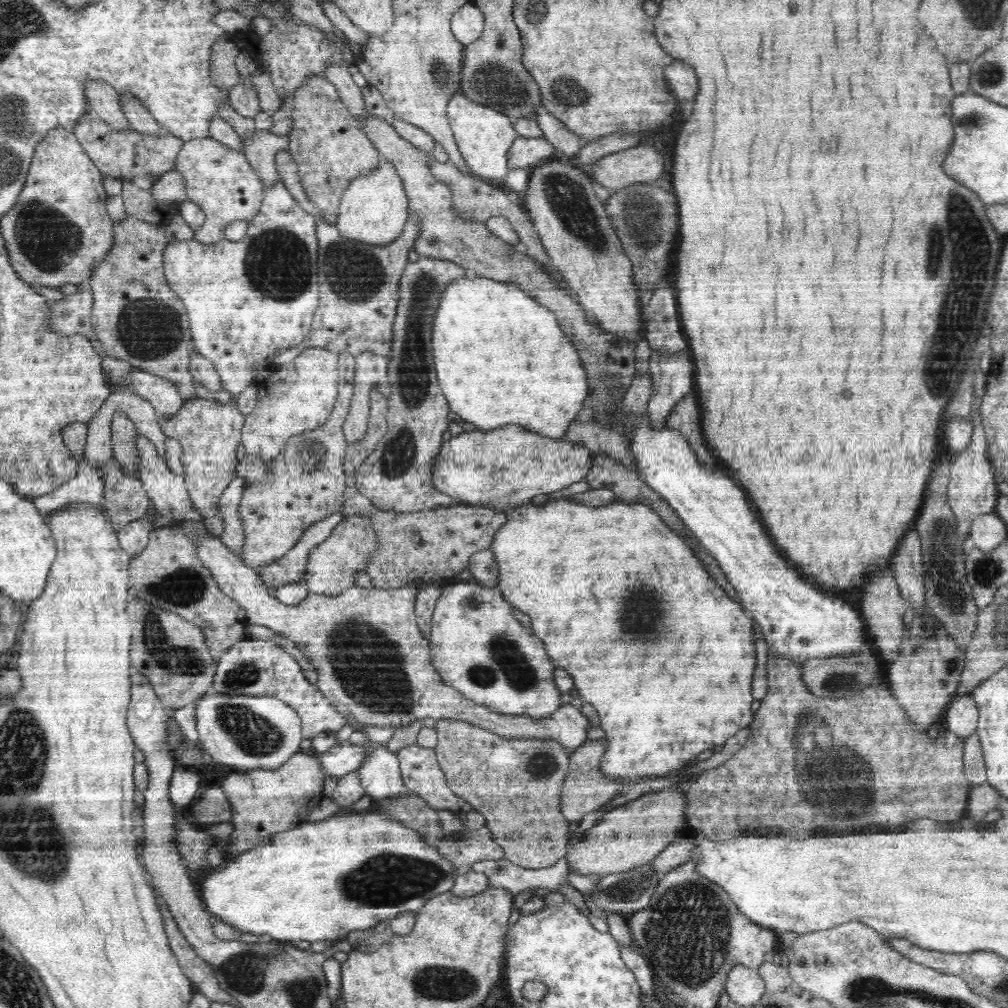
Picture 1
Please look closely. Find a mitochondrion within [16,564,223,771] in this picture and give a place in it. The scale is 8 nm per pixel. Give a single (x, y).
(164, 654)

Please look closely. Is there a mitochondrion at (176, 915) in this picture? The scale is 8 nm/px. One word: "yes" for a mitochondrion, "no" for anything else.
no

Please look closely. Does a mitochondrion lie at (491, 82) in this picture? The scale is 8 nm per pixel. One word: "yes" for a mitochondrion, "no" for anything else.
yes

